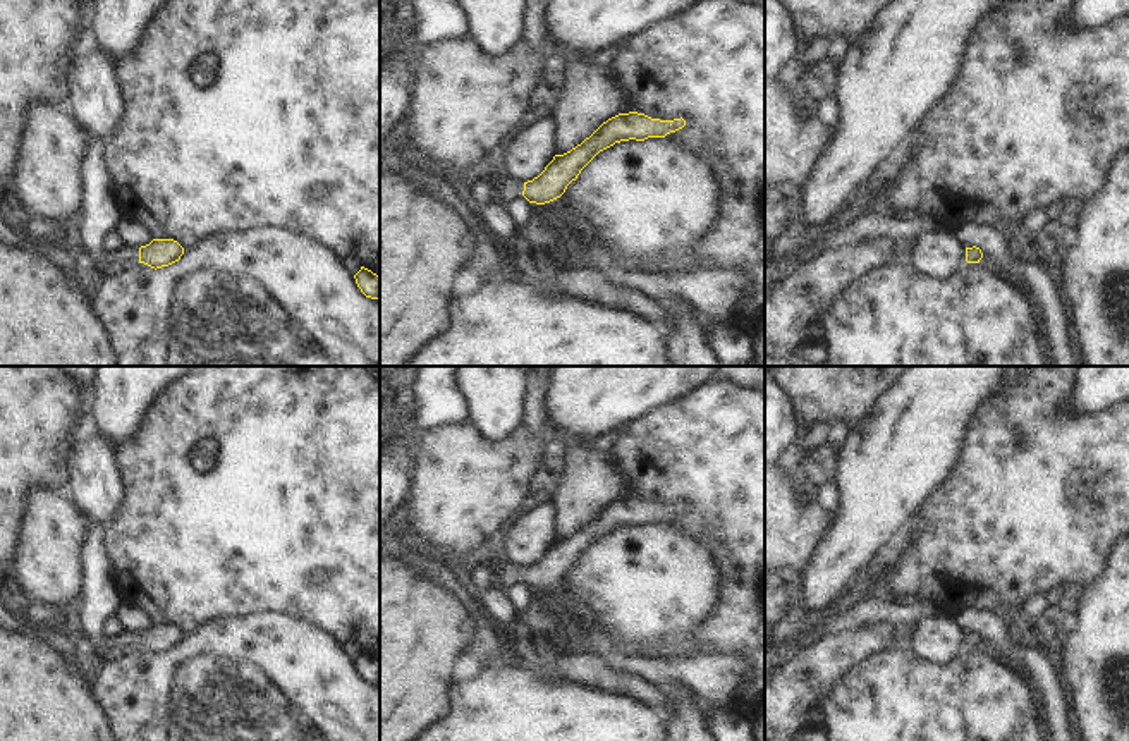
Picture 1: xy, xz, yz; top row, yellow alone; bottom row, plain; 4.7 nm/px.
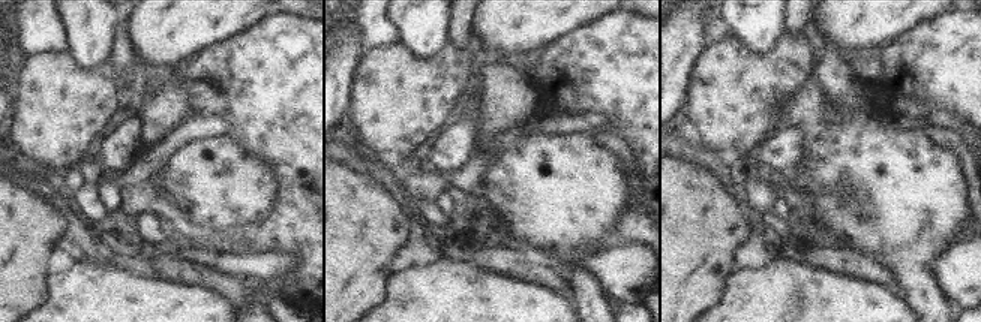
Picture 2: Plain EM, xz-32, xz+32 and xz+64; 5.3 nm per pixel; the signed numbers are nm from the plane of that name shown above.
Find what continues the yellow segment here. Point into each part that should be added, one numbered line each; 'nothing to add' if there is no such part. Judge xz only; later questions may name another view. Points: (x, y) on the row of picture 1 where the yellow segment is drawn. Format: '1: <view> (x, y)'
1: xz (485, 193)

